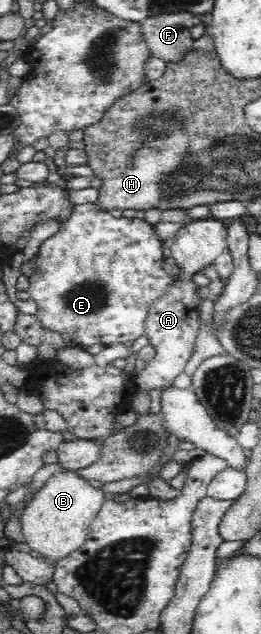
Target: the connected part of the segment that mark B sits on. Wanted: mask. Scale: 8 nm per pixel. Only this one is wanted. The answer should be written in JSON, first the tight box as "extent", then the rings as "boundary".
{"extent":[20,471,106,562],"boundary":[[[76,471],[55,473],[26,504],[20,516],[25,542],[39,556],[57,562],[77,550],[87,540],[94,518],[106,502],[101,489],[93,488]]]}

